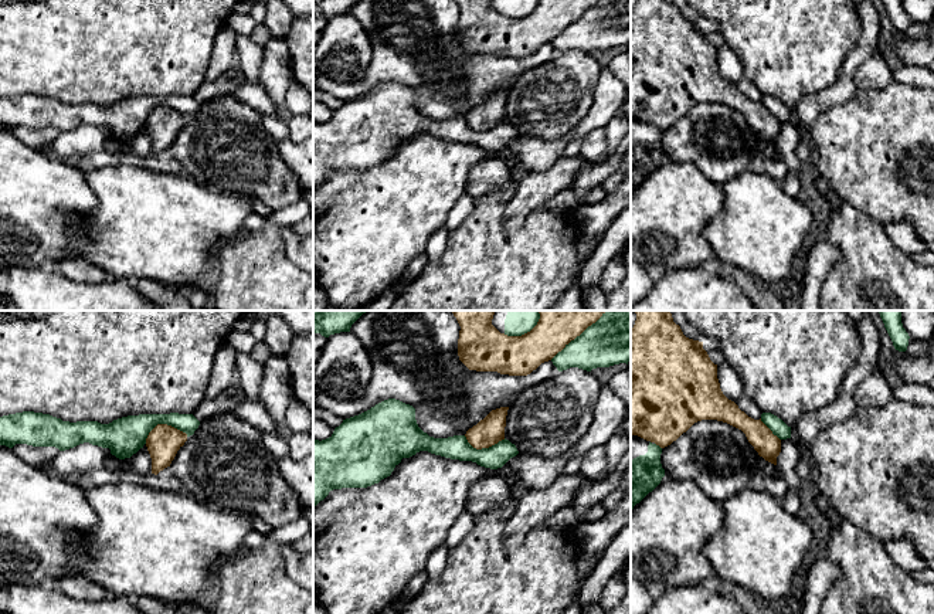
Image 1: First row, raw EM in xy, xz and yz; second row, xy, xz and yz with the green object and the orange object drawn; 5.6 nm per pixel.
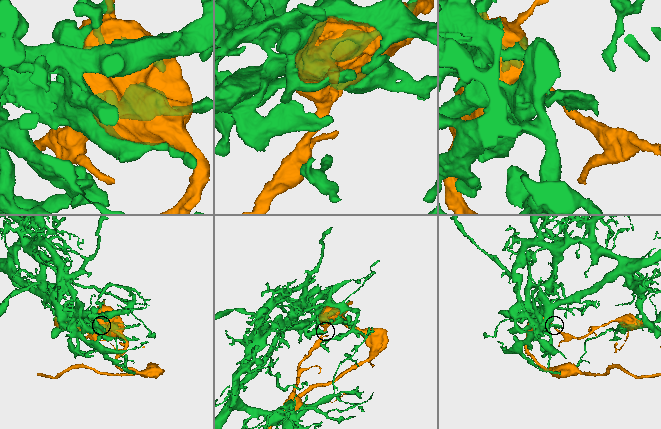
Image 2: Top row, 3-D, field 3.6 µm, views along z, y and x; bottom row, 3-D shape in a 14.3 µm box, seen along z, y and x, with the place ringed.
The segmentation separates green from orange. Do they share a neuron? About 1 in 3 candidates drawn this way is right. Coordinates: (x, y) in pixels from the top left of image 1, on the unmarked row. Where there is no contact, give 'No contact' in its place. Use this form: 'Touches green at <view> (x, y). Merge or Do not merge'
Touches green at xy (163, 105). Do not merge

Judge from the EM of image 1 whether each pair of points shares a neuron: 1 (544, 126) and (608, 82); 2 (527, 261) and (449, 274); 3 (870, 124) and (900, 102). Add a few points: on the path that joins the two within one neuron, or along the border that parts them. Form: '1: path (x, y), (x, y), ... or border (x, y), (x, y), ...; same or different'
1: border (603, 67), (594, 90), (593, 104), (577, 124); different
2: path (508, 274), (469, 274); same
3: path (878, 124), (893, 109); same

